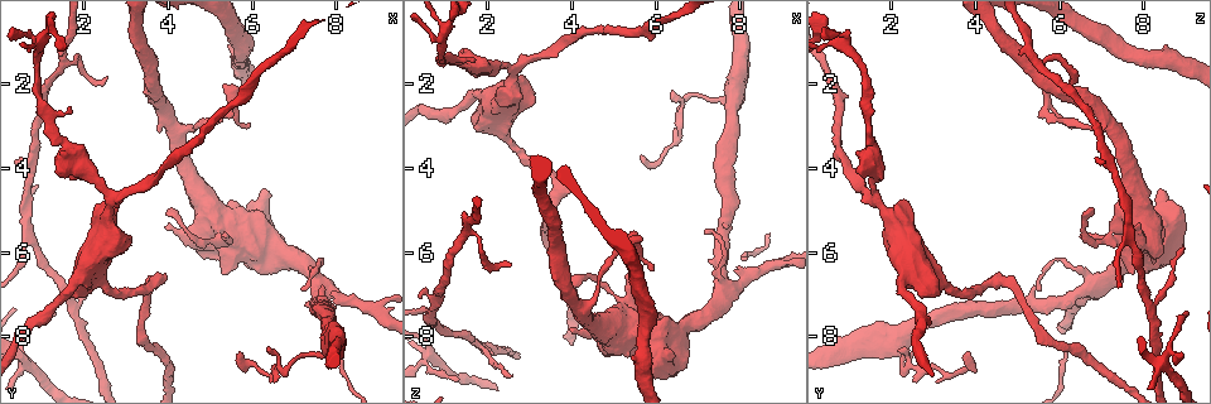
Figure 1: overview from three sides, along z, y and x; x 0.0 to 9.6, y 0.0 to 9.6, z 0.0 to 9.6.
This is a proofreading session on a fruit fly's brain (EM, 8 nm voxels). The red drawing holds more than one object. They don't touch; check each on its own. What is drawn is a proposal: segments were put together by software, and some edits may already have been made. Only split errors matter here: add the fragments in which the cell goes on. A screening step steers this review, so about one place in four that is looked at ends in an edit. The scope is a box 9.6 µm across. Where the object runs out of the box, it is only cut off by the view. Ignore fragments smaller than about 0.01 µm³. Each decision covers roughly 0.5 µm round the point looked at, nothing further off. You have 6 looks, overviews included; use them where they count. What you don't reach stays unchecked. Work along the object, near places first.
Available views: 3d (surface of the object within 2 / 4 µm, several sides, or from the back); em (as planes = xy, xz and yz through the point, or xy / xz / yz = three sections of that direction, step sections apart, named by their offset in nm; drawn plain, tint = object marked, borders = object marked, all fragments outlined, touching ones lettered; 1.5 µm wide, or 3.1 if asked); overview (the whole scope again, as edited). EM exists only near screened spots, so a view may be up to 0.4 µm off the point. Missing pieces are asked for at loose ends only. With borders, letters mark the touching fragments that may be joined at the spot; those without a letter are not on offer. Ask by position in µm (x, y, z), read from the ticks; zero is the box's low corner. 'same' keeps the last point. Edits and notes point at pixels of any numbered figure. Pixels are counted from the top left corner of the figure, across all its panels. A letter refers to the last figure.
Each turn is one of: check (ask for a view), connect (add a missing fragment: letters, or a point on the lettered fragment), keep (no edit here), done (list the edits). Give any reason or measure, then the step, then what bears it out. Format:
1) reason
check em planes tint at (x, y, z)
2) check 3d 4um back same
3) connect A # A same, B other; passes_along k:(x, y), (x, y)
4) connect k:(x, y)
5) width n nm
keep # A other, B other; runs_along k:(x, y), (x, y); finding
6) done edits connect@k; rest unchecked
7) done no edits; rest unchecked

free end
check em planes borders at (2.55, 5.90, 9.00)

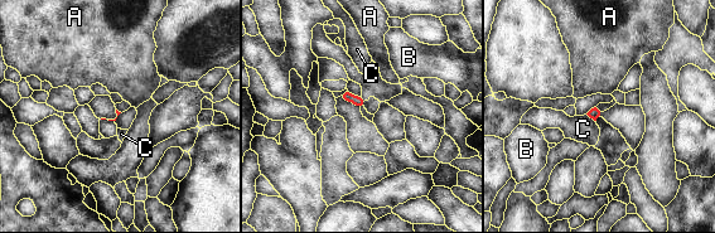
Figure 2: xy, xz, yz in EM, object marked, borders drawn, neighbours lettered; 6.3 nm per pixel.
longest_contact C 80 nm
keep # A other, B other, C other; border 2:(587, 113), (594, 121); none of them fits

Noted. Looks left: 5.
tapers out
check 3d 4um back at (6.40, 8.35, 2.15)

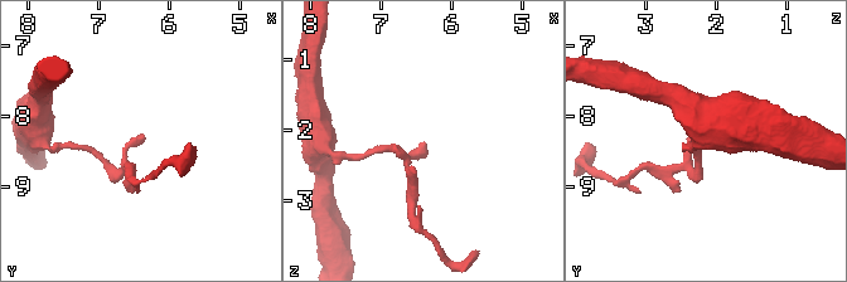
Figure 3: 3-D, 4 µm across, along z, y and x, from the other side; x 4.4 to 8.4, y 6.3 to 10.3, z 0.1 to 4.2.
check em yz step 4 tint at (6.40, 8.40, 2.20)

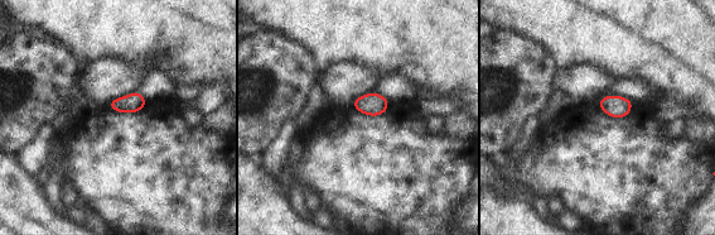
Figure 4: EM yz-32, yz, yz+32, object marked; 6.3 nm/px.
check em xz step 8 borders same

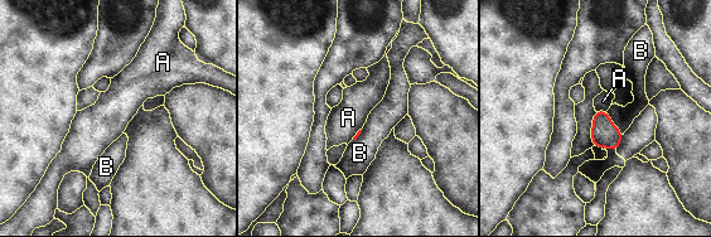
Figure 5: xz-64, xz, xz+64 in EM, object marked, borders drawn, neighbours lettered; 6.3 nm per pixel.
width 180 nm
keep # A other, B other; border 5:(605, 110), (595, 111); no lettered fragment goes on from it

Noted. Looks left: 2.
tapers out
check 3d 4um at (2.50, 1.90, 6.30)

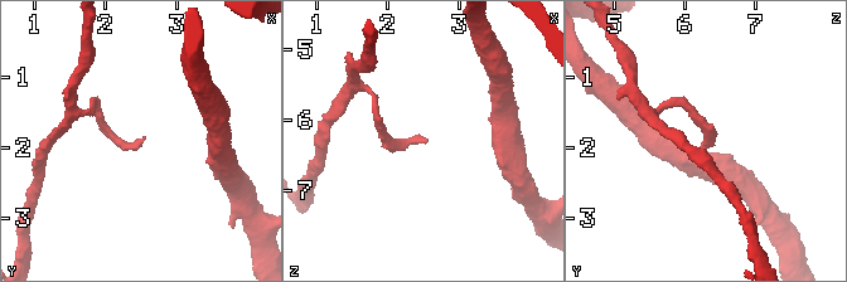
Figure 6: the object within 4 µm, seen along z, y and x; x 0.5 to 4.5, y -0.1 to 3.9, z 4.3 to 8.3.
now the EM
check em planes borders at (2.60, 1.85, 6.30)

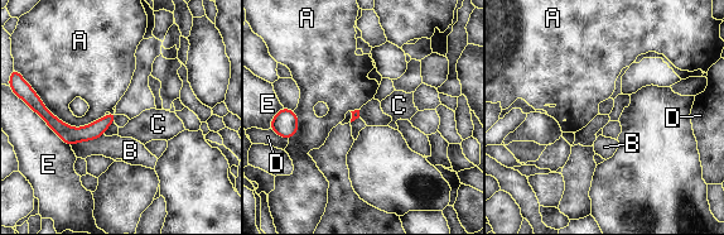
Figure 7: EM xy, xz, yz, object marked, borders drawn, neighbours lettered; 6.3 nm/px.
longest_contact A 460 nm
keep # A other, B other, C other, D other, E other; runs_along 7:(112, 115), (88, 133), (46, 116); no lettered fragment goes on from it

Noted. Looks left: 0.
done no edits; rest unchecked

